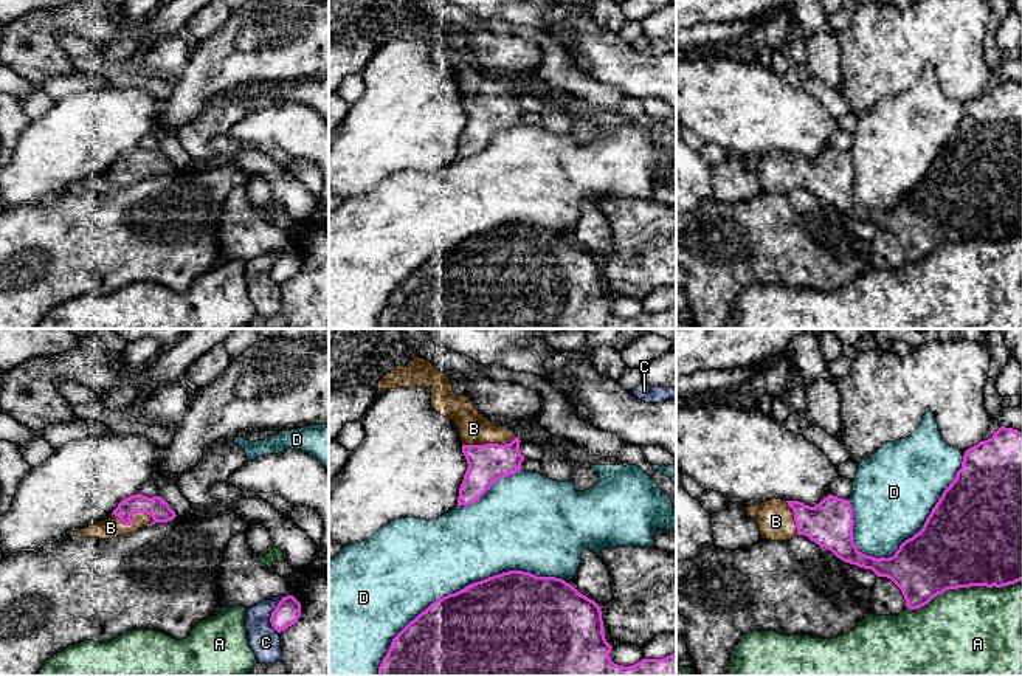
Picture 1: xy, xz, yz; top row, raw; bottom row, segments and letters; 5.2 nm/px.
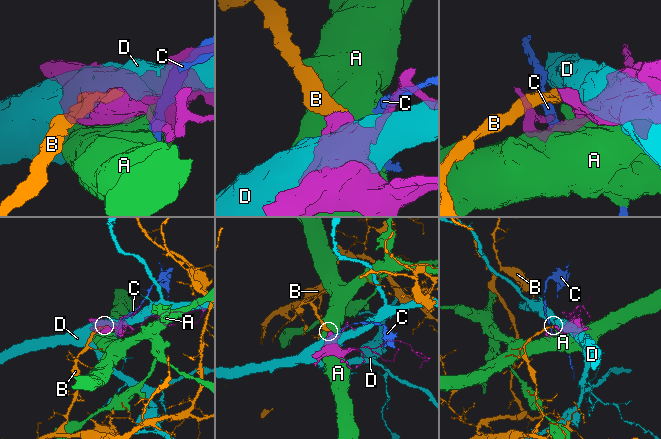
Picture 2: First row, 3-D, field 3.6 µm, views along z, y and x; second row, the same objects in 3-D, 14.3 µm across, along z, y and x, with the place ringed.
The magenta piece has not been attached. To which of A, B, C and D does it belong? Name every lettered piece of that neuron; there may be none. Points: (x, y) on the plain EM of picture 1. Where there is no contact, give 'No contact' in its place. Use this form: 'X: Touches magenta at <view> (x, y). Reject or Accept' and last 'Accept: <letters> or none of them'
A: Touches magenta at yz (963, 239). Reject
B: Touches magenta at xy (129, 169). Accept
C: Touches magenta at xy (272, 269). Reject
D: Touches magenta at xz (461, 242). Reject
Accept: B

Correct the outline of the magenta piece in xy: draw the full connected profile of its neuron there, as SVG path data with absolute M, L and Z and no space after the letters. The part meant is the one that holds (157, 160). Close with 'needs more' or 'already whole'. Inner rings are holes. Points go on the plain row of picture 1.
M138 146L123 152L107 172L82 181L76 189L112 192L130 188L147 177L172 174L175 169L161 149L147 150Z | needs more

